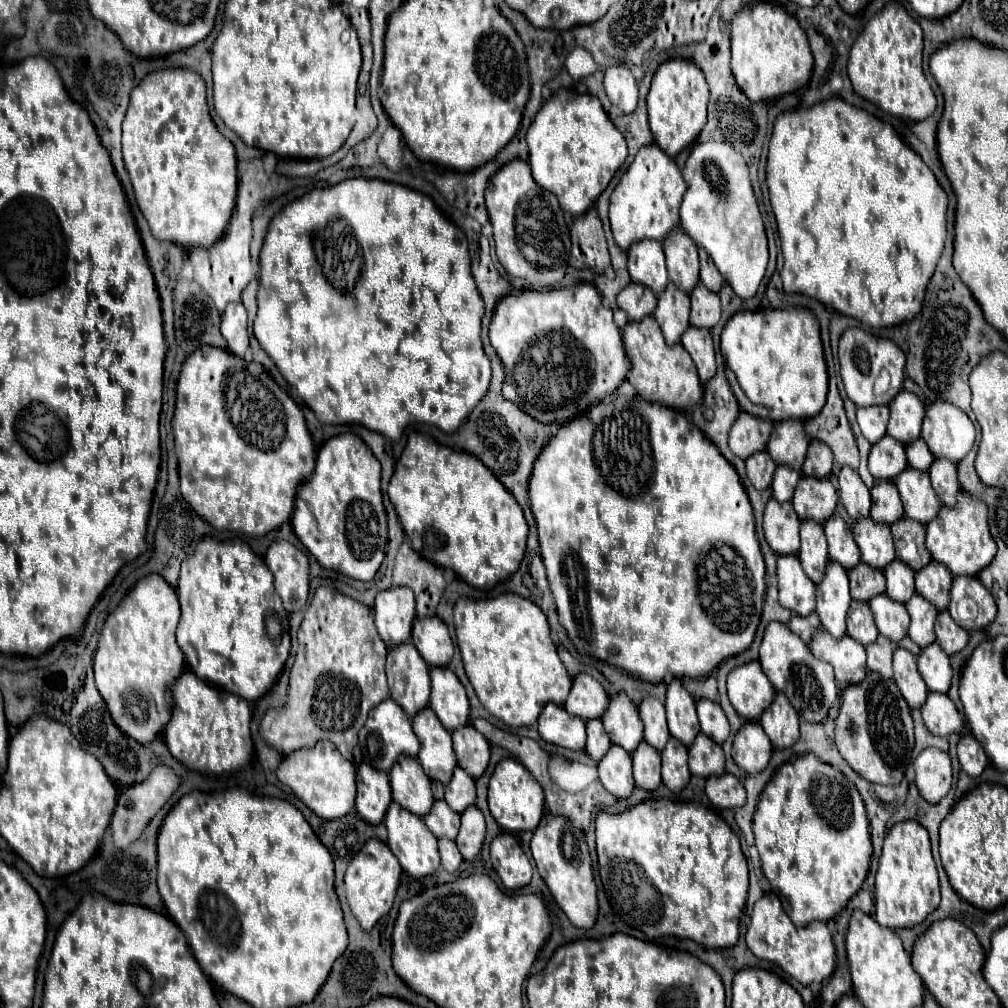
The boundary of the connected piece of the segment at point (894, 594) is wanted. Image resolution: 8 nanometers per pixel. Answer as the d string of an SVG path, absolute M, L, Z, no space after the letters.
M900 559L892 561L892 565L888 565L888 569L884 569L886 573L886 595L898 603L906 603L914 593L914 571Z

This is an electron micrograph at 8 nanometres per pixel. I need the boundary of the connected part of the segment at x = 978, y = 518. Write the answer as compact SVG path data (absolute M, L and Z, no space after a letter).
M960 491L954 507L942 505L936 519L926 525L926 547L932 557L944 563L954 575L978 575L978 571L996 555L996 543L990 535L988 509L984 501Z

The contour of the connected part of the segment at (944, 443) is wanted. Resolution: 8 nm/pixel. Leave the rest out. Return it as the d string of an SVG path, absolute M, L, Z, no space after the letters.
M934 401L926 407L922 437L934 457L958 463L974 445L974 425L968 415L952 403Z

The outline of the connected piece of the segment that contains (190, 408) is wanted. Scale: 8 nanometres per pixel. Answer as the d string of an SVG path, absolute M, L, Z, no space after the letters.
M204 345L204 349L196 349L196 353L186 357L186 361L182 365L182 371L180 371L180 377L178 377L176 411L174 411L174 417L172 417L172 431L174 431L174 449L176 449L176 457L178 457L182 497L214 529L218 529L218 531L240 531L240 533L250 535L250 537L262 537L264 533L270 533L270 531L278 529L284 521L290 519L292 509L294 509L296 489L298 489L300 481L312 473L312 465L316 461L316 449L314 449L312 437L308 433L304 413L292 401L292 397L276 385L276 381L264 371L262 365L246 363L244 359L230 353L228 349L212 349L210 345Z

